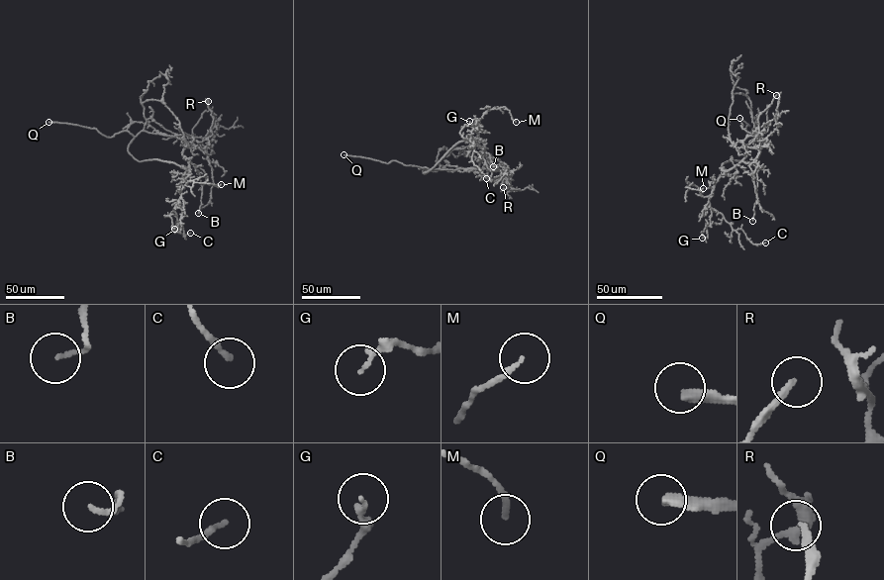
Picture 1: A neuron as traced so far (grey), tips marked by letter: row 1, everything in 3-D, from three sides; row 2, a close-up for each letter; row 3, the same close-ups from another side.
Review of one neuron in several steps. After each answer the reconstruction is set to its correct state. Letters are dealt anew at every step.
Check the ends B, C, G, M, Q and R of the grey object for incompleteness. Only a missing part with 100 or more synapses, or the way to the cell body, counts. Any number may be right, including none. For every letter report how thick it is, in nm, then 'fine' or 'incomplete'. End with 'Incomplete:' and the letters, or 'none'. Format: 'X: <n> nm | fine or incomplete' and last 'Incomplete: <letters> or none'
B: 120 nm | fine
C: 170 nm | fine
G: 170 nm | fine
M: 160 nm | fine
Q: 300 nm | incomplete
R: 140 nm | fine
Incomplete: Q

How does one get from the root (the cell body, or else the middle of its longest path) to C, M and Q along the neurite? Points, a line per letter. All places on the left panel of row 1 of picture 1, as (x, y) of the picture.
C: (154, 159), (175, 163), (187, 169), (183, 175), (180, 197), (174, 211), (178, 232), (190, 233)
M: (154, 159), (175, 163), (187, 169), (179, 192), (191, 180), (217, 186), (221, 184)
Q: (154, 159), (138, 161), (134, 157), (128, 145), (134, 136), (128, 131), (107, 137), (95, 128), (49, 122)

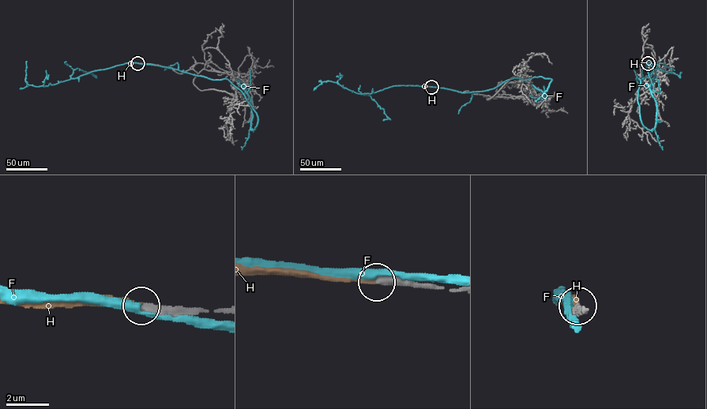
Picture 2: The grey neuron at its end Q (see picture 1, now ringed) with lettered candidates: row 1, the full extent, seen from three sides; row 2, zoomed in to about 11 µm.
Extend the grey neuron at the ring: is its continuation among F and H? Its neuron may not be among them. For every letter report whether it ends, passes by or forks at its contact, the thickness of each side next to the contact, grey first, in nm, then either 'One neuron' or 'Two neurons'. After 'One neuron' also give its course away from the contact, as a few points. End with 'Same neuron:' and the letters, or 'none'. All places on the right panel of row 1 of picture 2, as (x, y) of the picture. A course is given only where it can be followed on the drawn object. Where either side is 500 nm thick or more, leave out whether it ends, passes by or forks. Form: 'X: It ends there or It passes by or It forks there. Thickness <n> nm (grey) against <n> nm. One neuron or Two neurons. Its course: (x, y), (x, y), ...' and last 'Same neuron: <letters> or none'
F: It passes by. Thickness 400 nm (grey) against 400 nm. Two neurons
H: It ends there. Thickness 320 nm (grey) against 260 nm. One neuron
Same neuron: H

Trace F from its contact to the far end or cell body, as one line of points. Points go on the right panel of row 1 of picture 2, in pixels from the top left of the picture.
F: (648, 63), (652, 73), (639, 79), (637, 102), (650, 129), (652, 92), (659, 91), (655, 79)

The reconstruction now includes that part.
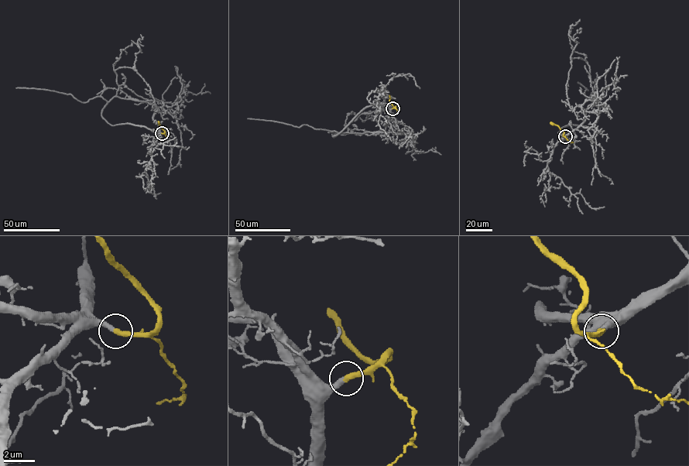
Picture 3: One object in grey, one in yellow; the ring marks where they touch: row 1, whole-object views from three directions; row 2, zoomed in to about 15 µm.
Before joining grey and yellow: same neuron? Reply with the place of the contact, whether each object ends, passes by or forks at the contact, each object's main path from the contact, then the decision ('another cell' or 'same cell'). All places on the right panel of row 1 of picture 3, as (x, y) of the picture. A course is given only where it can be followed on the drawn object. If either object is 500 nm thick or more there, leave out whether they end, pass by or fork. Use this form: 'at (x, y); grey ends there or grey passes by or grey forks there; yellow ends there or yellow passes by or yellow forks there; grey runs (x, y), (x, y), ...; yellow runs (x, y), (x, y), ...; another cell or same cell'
at (565, 136); grey ends there; yellow ends there; grey runs (565, 136), (584, 121), (594, 101), (594, 92), (589, 100), (587, 90), (577, 83); yellow runs (565, 136), (557, 125), (553, 125); same cell

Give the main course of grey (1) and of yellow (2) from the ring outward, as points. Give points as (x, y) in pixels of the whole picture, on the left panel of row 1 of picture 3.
1: (162, 133), (151, 104), (116, 96), (108, 101), (97, 97), (82, 102), (70, 94), (16, 88)
2: (162, 133), (164, 131), (159, 121), (159, 124)

